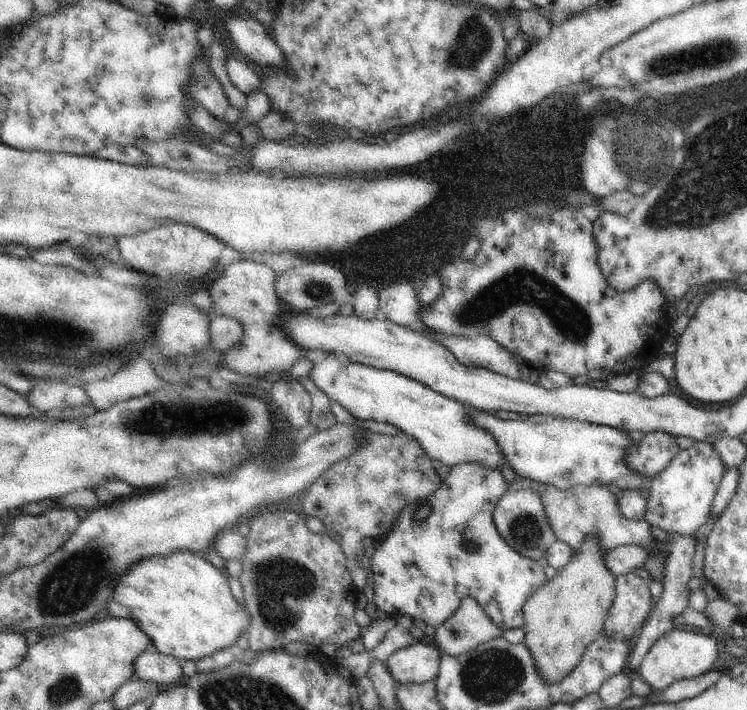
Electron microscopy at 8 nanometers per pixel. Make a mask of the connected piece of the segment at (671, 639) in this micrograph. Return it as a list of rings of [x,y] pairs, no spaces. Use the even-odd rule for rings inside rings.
[[[672,629],[662,634],[646,656],[642,658],[636,672],[650,684],[652,689],[664,690],[676,681],[696,678],[706,674],[718,660],[717,636]]]

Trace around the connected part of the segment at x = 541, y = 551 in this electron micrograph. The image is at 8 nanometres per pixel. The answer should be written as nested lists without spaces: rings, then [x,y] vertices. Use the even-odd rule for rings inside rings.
[[[507,488],[506,494],[500,498],[500,502],[494,510],[494,522],[508,546],[511,546],[522,556],[530,557],[535,561],[543,562],[548,547],[557,540],[552,532],[552,526],[548,522],[540,494],[536,494],[532,489],[514,490],[514,488]]]

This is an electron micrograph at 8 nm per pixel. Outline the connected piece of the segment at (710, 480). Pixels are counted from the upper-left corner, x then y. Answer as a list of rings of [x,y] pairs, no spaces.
[[[695,441],[690,448],[681,450],[662,472],[654,476],[647,496],[644,519],[650,526],[656,526],[674,537],[695,537],[700,526],[710,520],[710,510],[724,472],[726,466],[720,460],[720,454],[714,450],[714,443]]]

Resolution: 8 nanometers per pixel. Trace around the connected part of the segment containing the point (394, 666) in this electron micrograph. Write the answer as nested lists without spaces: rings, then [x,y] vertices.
[[[420,640],[389,655],[386,665],[392,678],[400,684],[434,681],[439,674],[441,655],[439,649]]]

